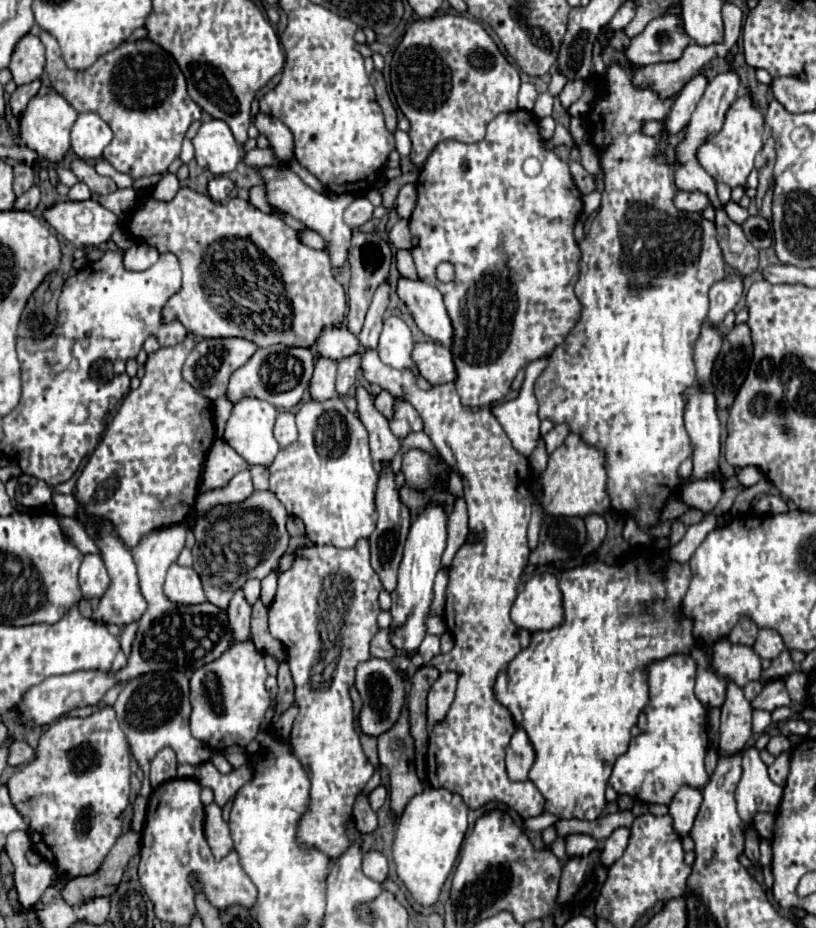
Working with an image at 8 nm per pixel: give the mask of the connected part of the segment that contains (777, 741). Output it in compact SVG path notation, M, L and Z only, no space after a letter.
M772 736L770 742L768 742L768 752L772 752L774 756L778 756L778 754L782 754L784 750L790 750L790 748L792 748L792 744L790 744L788 738L786 738L786 742L784 742L784 738Z

